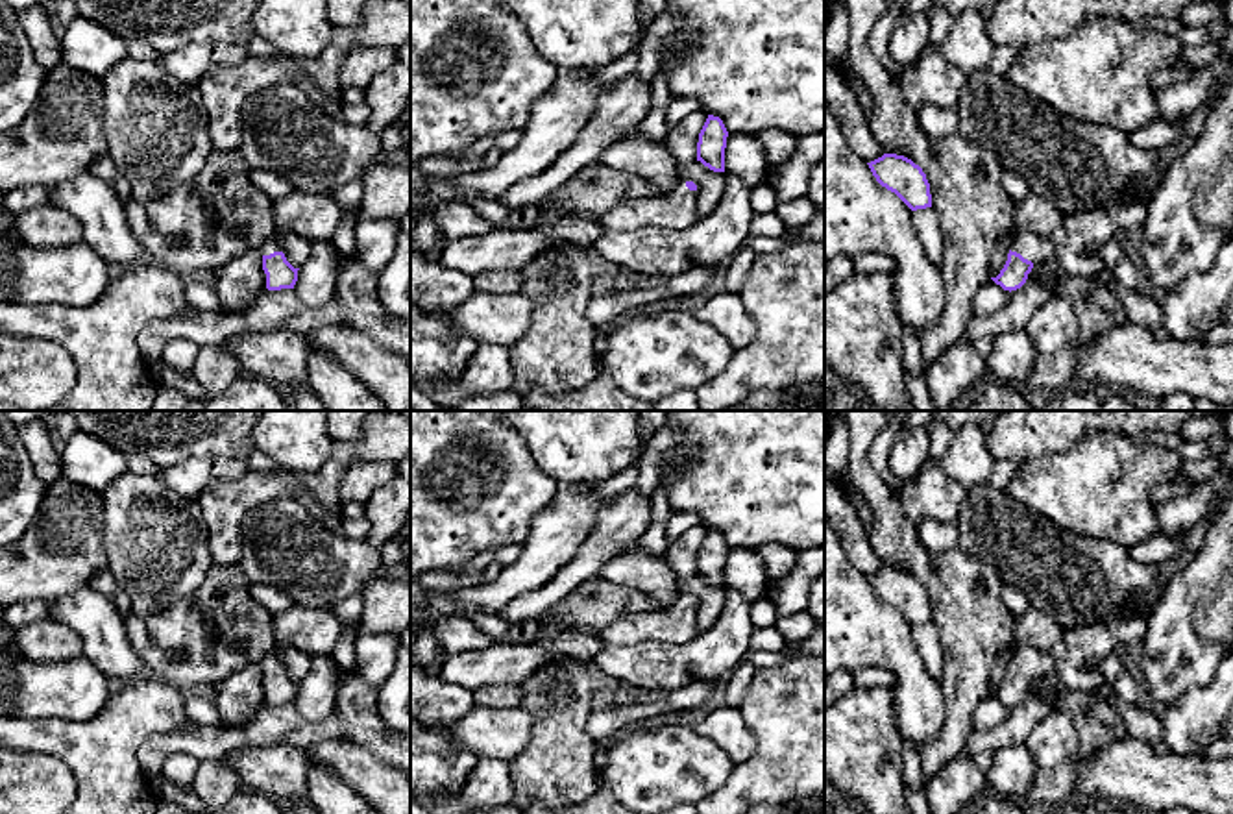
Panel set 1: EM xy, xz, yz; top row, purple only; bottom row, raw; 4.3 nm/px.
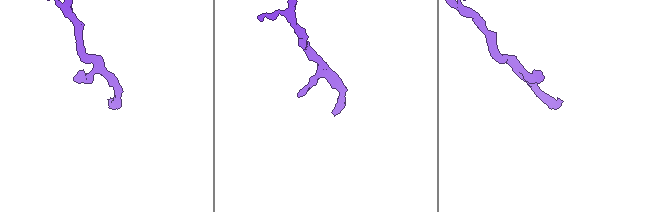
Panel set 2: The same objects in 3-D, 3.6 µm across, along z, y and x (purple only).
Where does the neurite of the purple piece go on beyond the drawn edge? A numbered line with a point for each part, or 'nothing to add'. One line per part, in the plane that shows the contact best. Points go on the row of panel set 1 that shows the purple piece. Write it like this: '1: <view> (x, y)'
1: yz (1036, 248)

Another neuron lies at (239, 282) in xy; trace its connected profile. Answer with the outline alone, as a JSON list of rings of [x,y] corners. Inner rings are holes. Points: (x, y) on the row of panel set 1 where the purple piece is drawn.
[[[259,248],[246,250],[220,265],[213,285],[224,313],[238,314],[248,311],[266,289]]]

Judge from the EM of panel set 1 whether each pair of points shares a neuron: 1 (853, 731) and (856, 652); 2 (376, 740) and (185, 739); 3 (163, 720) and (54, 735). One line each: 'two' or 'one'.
1: two
2: one
3: one

